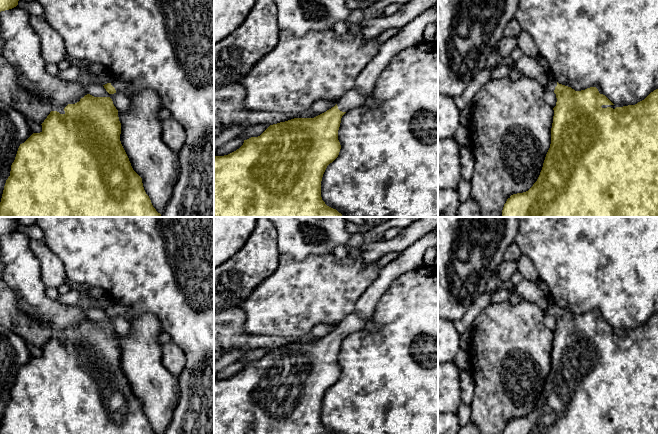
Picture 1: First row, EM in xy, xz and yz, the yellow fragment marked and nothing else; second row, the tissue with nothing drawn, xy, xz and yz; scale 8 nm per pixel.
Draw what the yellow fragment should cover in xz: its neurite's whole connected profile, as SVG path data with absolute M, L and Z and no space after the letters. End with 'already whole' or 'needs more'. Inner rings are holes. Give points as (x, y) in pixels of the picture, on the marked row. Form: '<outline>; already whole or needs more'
M434 5L426 11L420 13L412 21L403 26L397 34L382 44L377 55L368 63L355 80L355 87L346 92L342 97L336 100L336 105L326 112L314 118L294 118L285 122L270 125L260 136L251 137L244 140L243 145L236 151L224 155L214 156L214 217L343 217L336 209L325 204L321 197L321 181L327 166L332 163L339 155L341 145L338 140L338 130L342 116L349 110L363 107L365 100L373 94L376 81L382 70L389 64L392 58L406 48L413 47L423 42L424 29L429 24L438 23L438 6Z; needs more

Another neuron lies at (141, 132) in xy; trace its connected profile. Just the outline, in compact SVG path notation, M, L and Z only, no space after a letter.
M144 89L133 96L128 111L118 111L121 123L121 144L133 170L142 178L144 190L153 207L160 214L164 212L171 198L180 173L178 153L172 151L162 139L162 120L159 118L161 109L162 104L158 93L151 89Z

